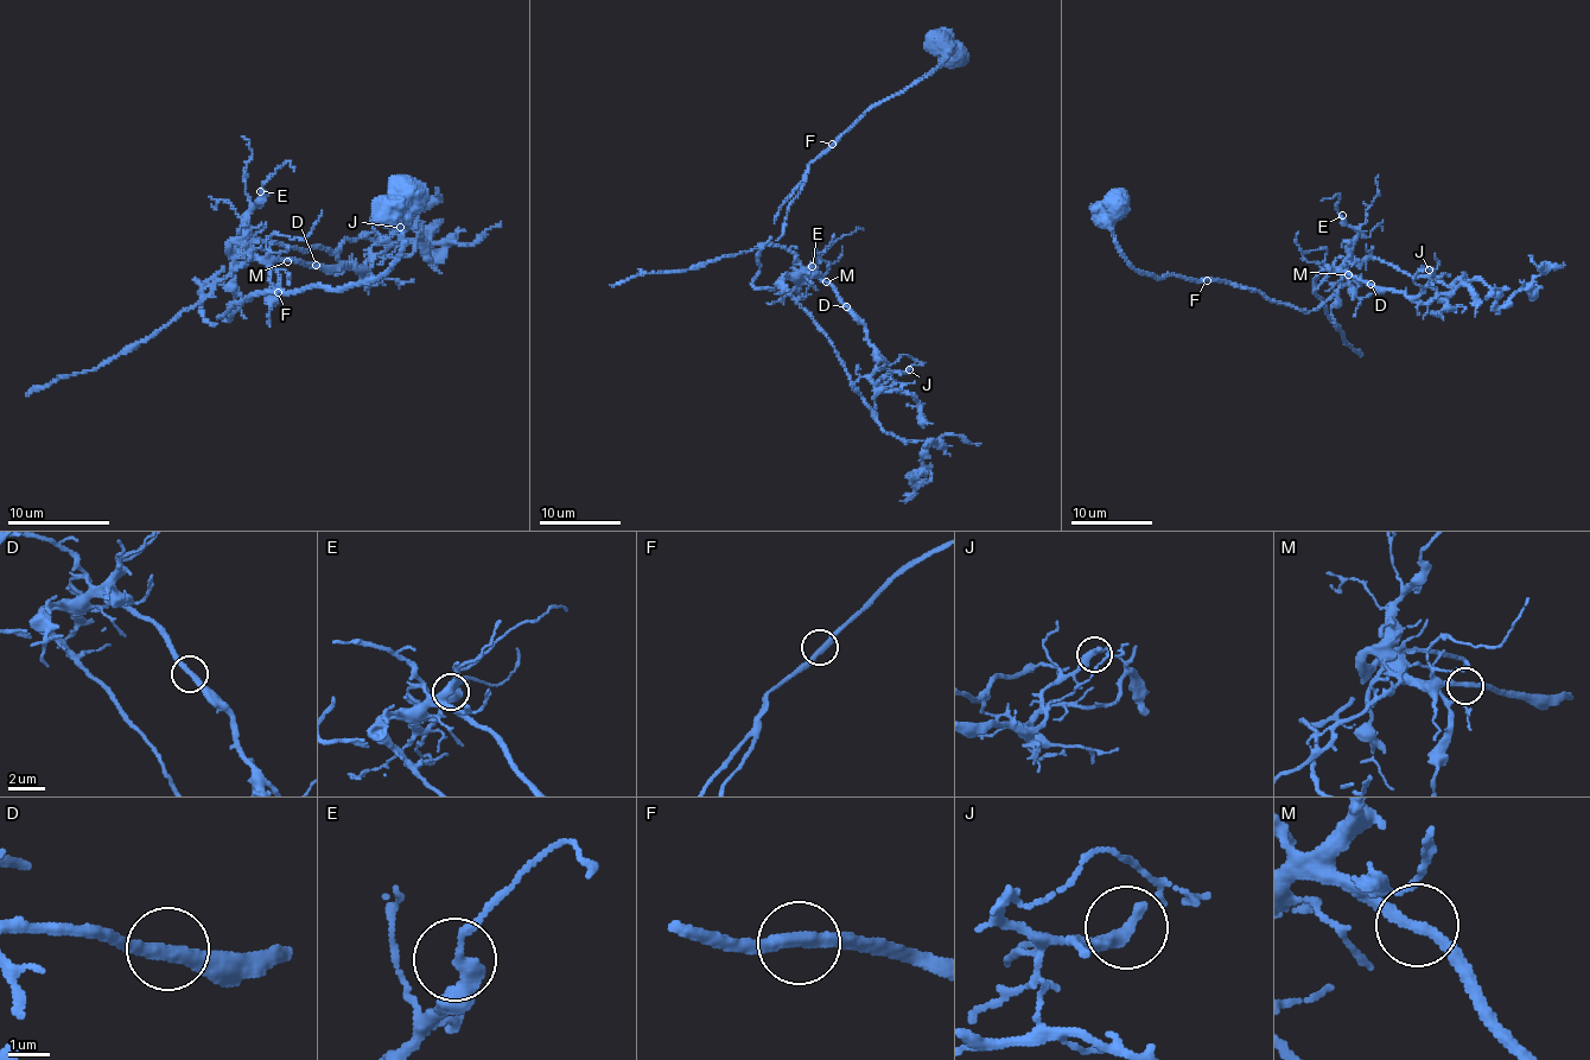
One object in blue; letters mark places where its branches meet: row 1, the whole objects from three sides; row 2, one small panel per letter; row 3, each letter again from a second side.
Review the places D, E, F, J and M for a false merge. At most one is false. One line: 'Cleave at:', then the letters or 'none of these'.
Cleave at: F

